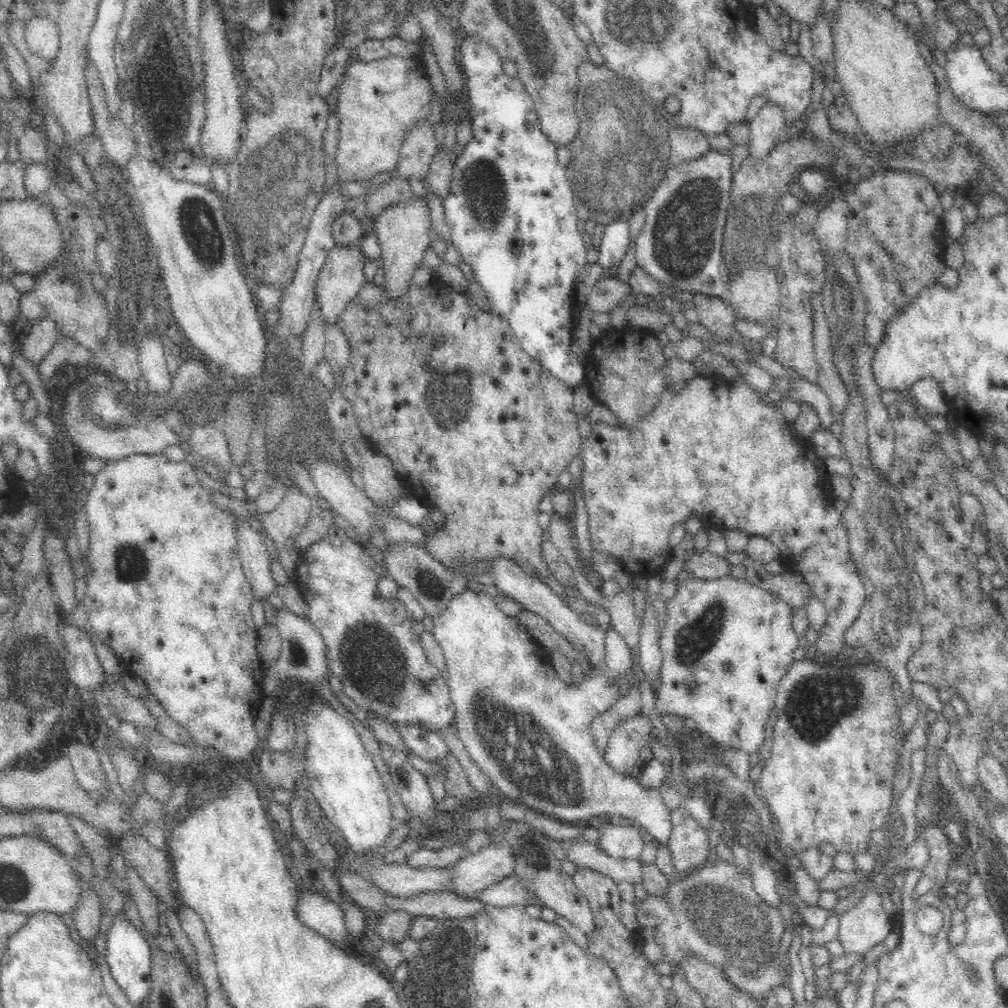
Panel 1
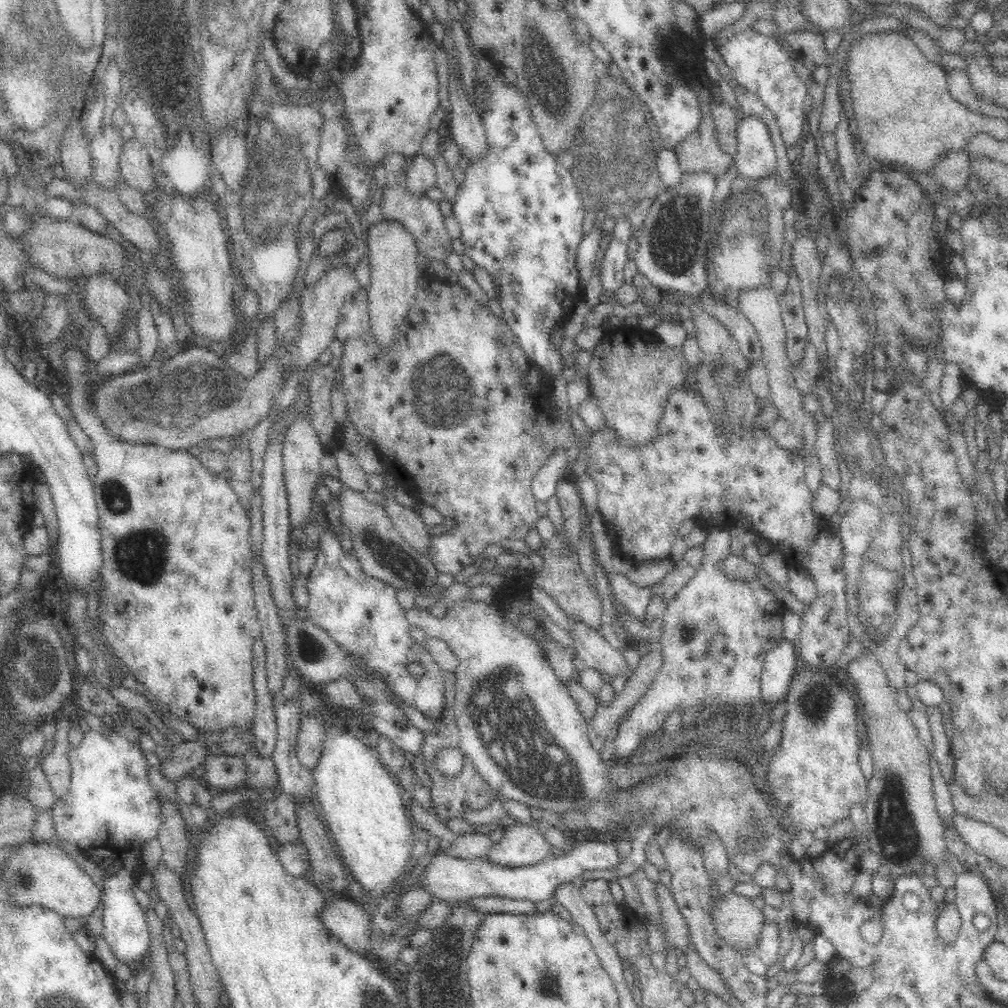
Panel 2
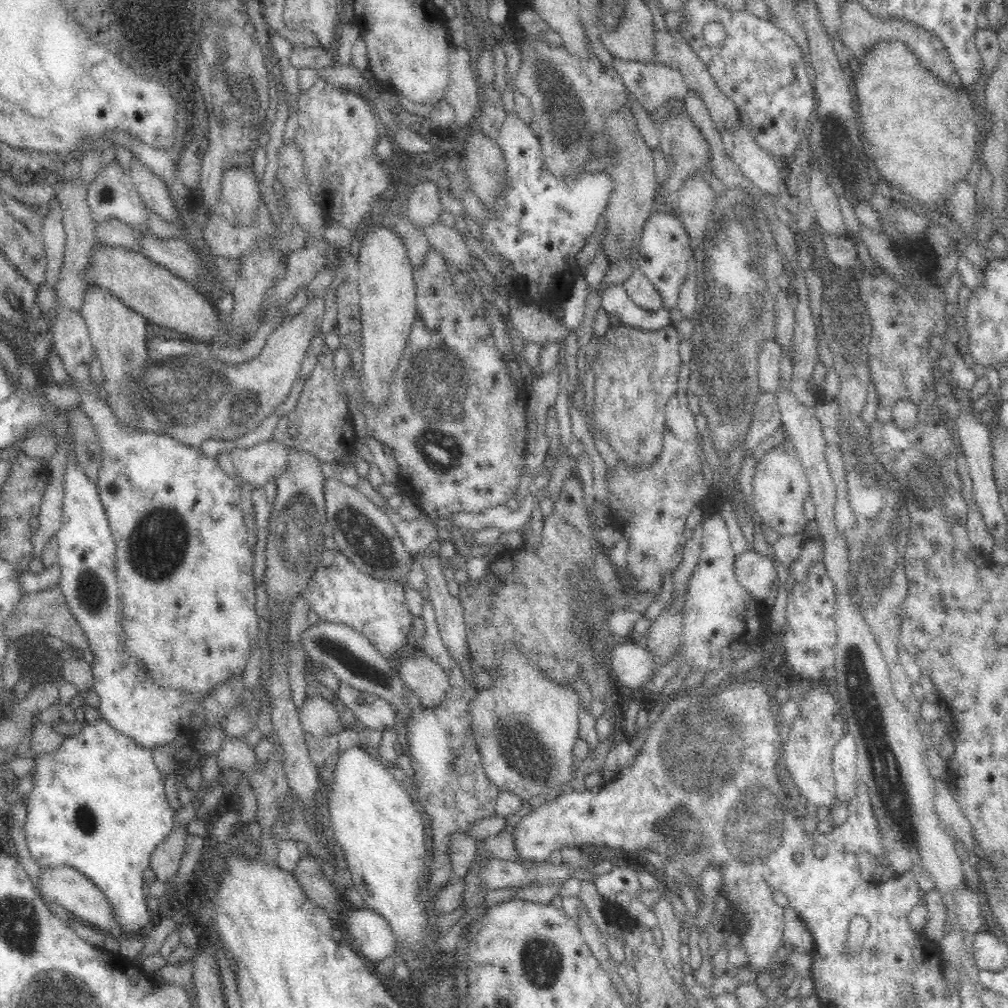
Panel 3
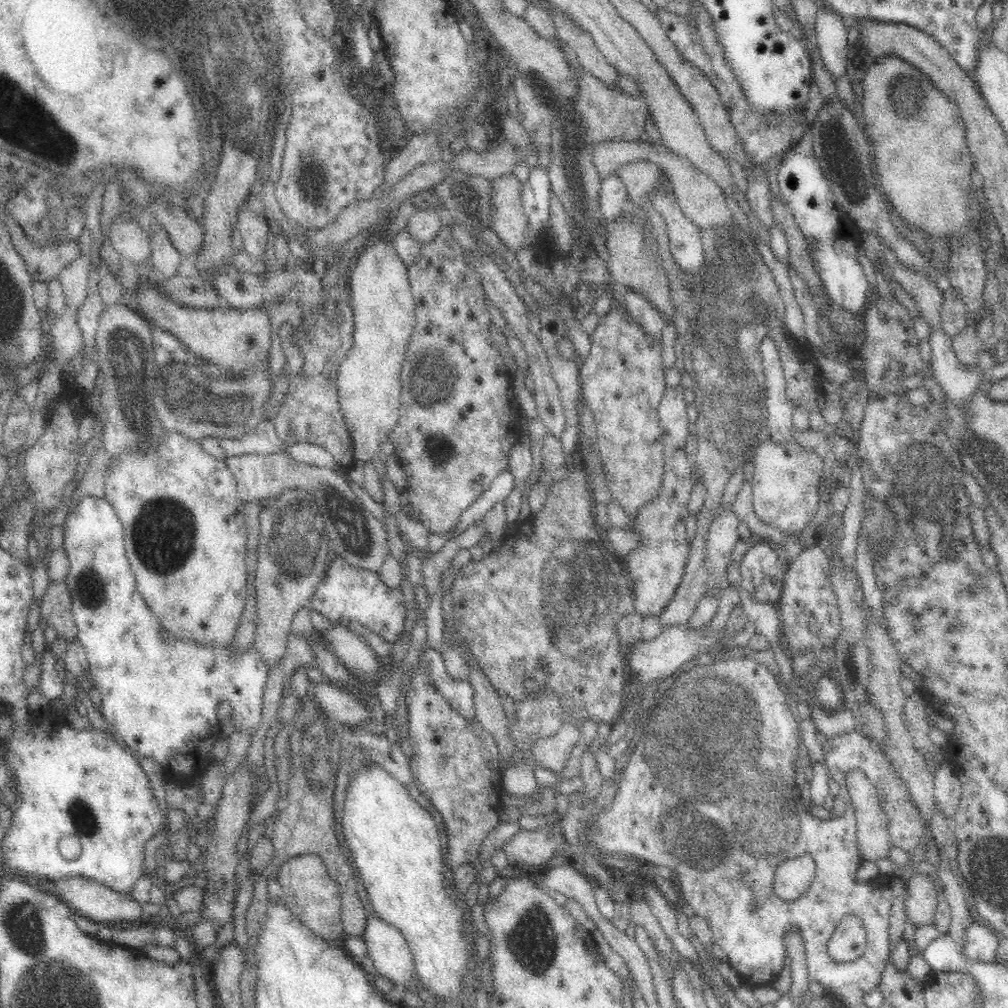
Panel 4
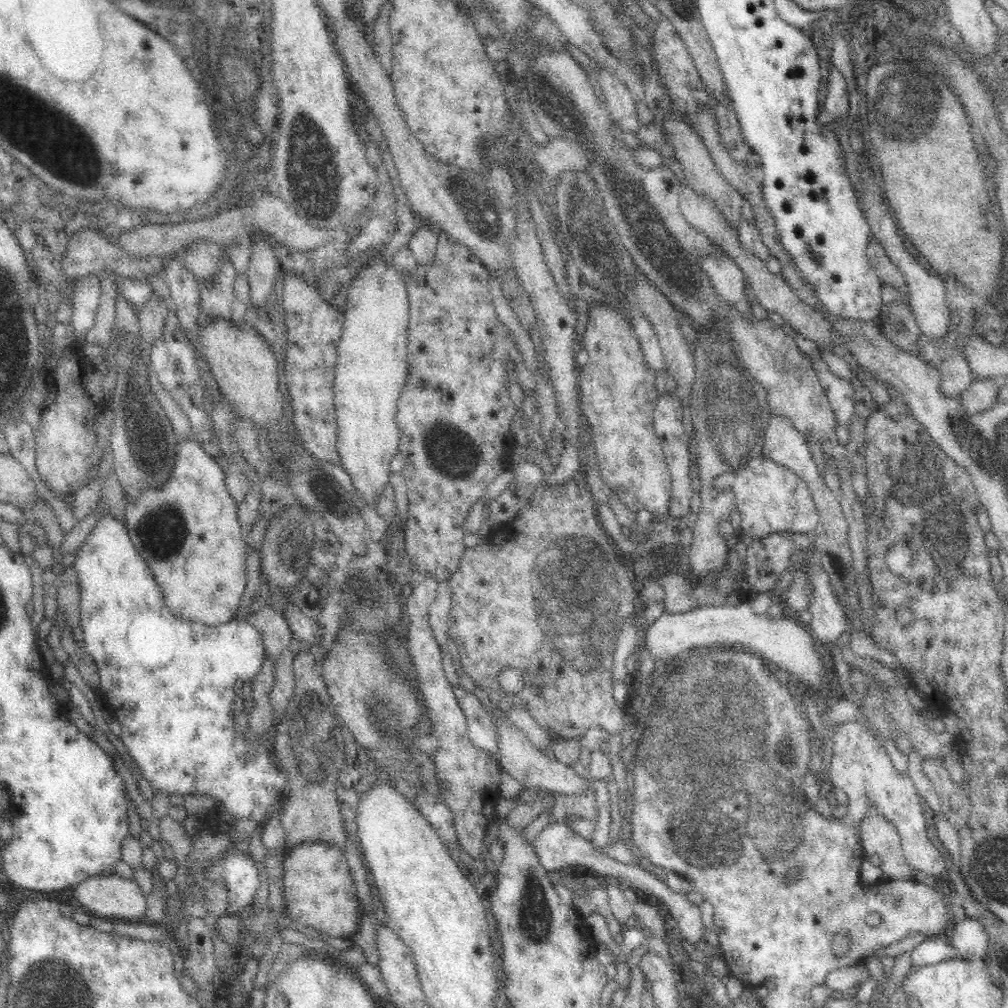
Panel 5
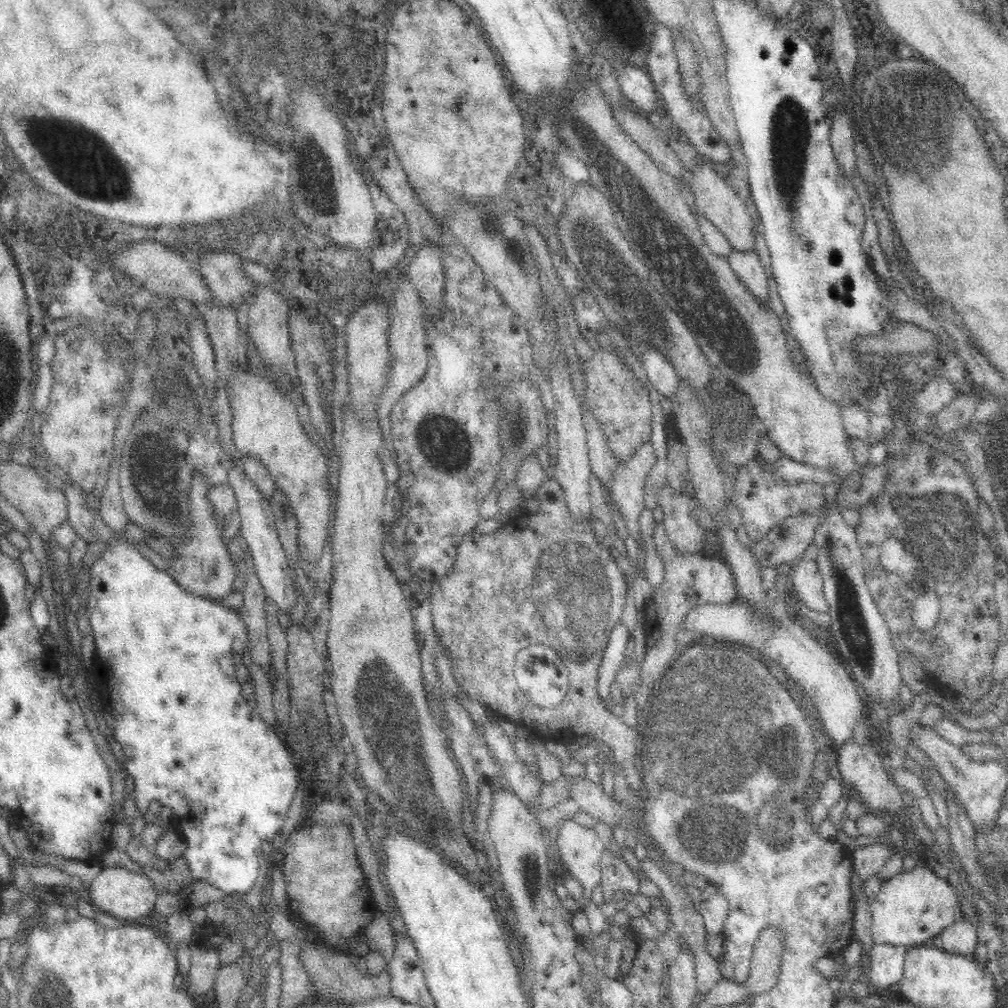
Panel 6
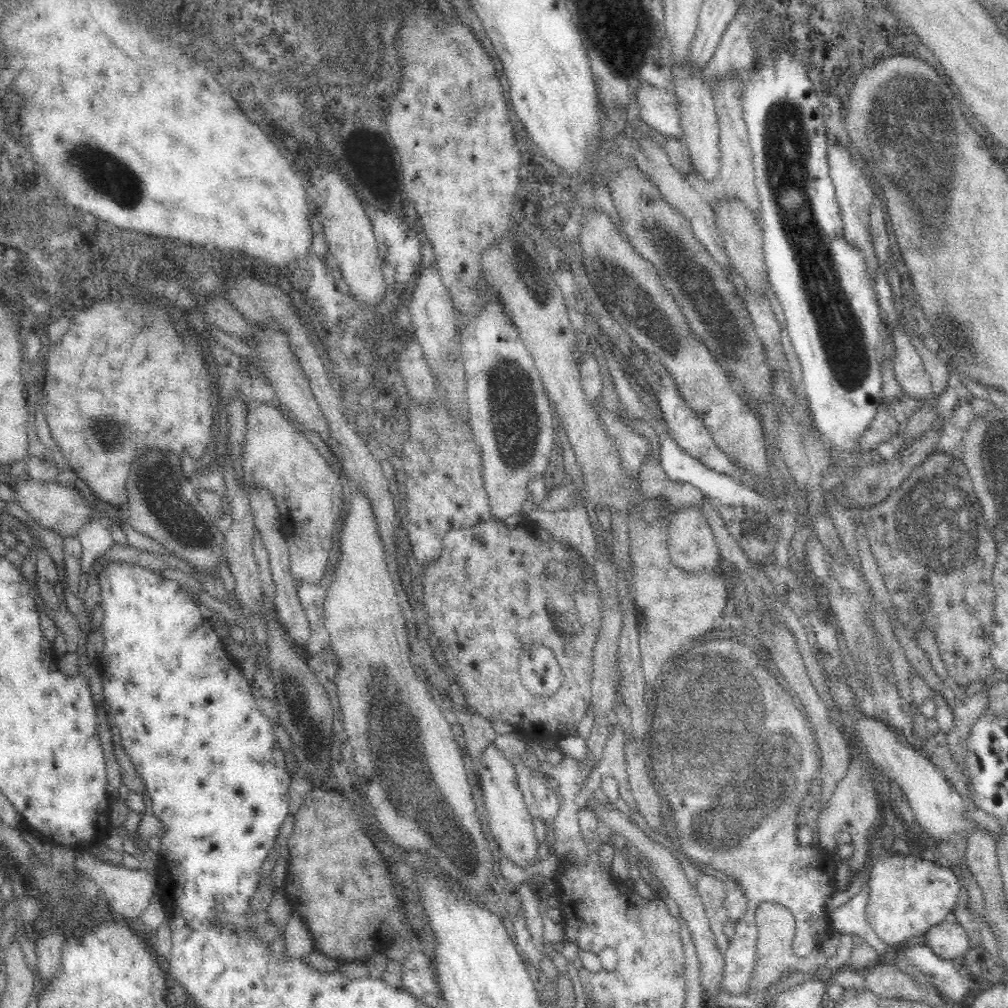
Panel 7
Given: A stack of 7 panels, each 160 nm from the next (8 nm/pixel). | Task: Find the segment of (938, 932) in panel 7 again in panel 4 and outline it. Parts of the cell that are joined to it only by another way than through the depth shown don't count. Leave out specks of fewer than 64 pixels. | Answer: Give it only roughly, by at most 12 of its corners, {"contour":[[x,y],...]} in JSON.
{"contour":[[979,922],[966,932],[966,957],[997,962],[998,940]]}

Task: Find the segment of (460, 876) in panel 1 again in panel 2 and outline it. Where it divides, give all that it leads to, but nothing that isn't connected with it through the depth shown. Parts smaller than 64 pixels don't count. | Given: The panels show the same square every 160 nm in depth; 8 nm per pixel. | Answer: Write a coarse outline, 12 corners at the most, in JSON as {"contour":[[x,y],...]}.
{"contour":[[538,828],[504,830],[482,860],[505,868],[540,863],[554,850]]}

